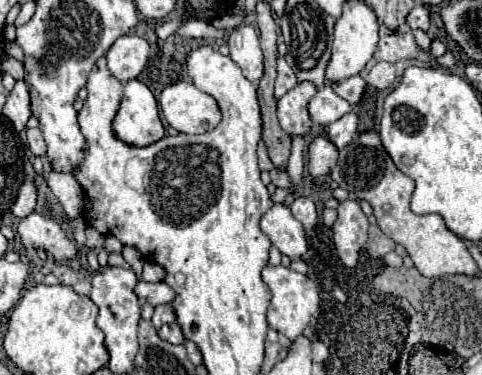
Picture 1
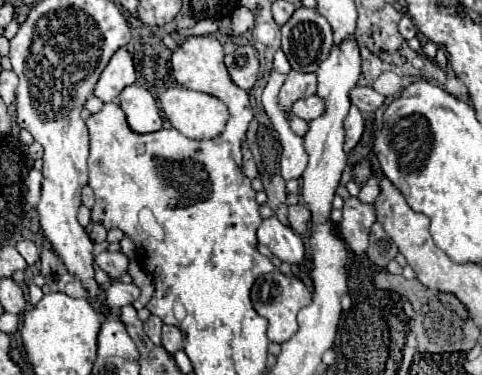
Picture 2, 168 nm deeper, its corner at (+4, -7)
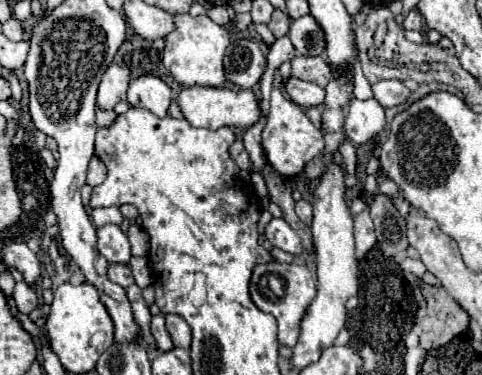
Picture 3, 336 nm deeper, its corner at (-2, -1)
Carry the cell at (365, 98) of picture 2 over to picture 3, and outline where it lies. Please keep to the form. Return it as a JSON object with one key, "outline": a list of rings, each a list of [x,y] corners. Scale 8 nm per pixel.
{"outline":[[[392,79],[392,81],[378,81],[372,85],[372,91],[374,91],[374,97],[380,101],[382,107],[394,107],[394,105],[402,105],[408,101],[410,97],[410,89]]]}

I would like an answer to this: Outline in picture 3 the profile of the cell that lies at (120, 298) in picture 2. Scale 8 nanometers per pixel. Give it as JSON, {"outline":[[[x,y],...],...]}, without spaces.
{"outline":[[[108,263],[108,279],[122,287],[128,287],[134,283],[134,277],[126,275],[126,263]]]}

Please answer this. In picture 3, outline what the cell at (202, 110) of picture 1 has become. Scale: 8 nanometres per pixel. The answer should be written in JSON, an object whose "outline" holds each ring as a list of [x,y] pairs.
{"outline":[[[184,87],[176,101],[184,117],[192,127],[220,129],[220,127],[238,127],[248,129],[262,117],[262,105],[252,89],[232,89],[232,87]]]}

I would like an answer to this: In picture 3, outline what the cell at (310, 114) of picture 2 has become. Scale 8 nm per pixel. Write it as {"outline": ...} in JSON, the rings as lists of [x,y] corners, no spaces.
{"outline":[[[290,77],[282,81],[282,85],[290,99],[302,107],[316,107],[324,103],[324,89],[312,81],[300,81],[296,77]]]}

